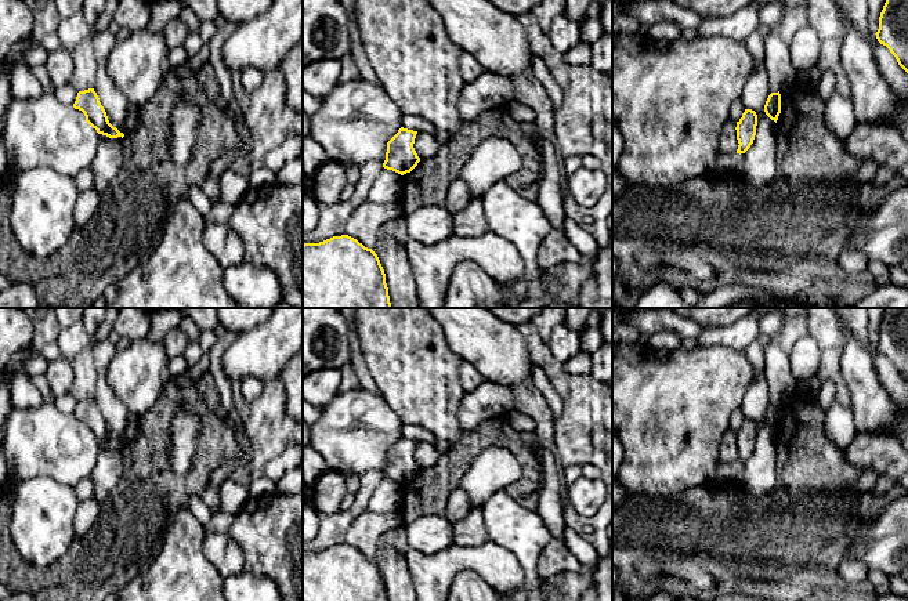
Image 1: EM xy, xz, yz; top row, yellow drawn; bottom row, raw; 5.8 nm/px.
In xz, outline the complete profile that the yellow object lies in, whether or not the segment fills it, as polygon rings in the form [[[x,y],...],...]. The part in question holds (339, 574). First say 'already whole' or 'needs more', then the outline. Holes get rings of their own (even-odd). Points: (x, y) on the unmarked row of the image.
already whole; [[[341,544],[303,554],[303,601],[388,601],[377,564],[357,548]]]

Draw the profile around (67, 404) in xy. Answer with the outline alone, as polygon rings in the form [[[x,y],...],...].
[[[66,392],[61,397],[55,397],[53,403],[55,408],[65,416],[65,417],[73,417],[73,413],[77,406],[77,399],[72,395],[72,392]]]

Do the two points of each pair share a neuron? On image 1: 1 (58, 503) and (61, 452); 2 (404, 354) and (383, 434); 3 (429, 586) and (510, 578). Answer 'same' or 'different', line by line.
1: different
2: different
3: same

